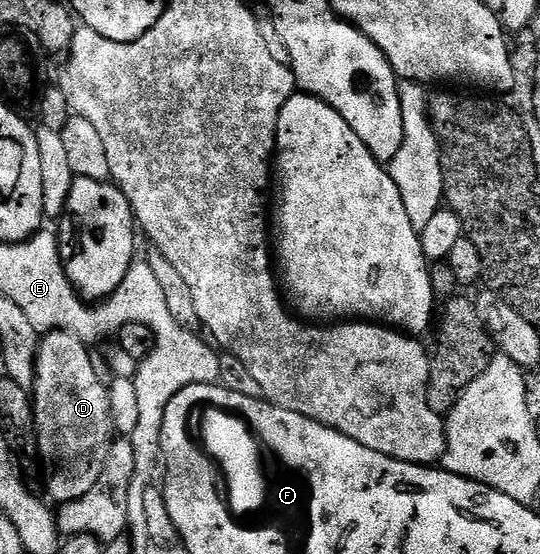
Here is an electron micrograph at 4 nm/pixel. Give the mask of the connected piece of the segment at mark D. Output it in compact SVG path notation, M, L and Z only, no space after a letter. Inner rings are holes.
M54 329L51 333L43 334L40 338L40 348L36 352L36 384L34 386L34 408L36 411L36 447L39 460L44 465L44 477L48 480L48 493L56 500L56 503L65 501L77 501L94 483L98 481L104 470L104 462L108 456L108 451L112 447L114 440L113 417L111 409L111 399L109 397L109 386L100 378L100 373L96 370L96 365L92 362L92 353L89 346L78 335L68 333L65 329Z

